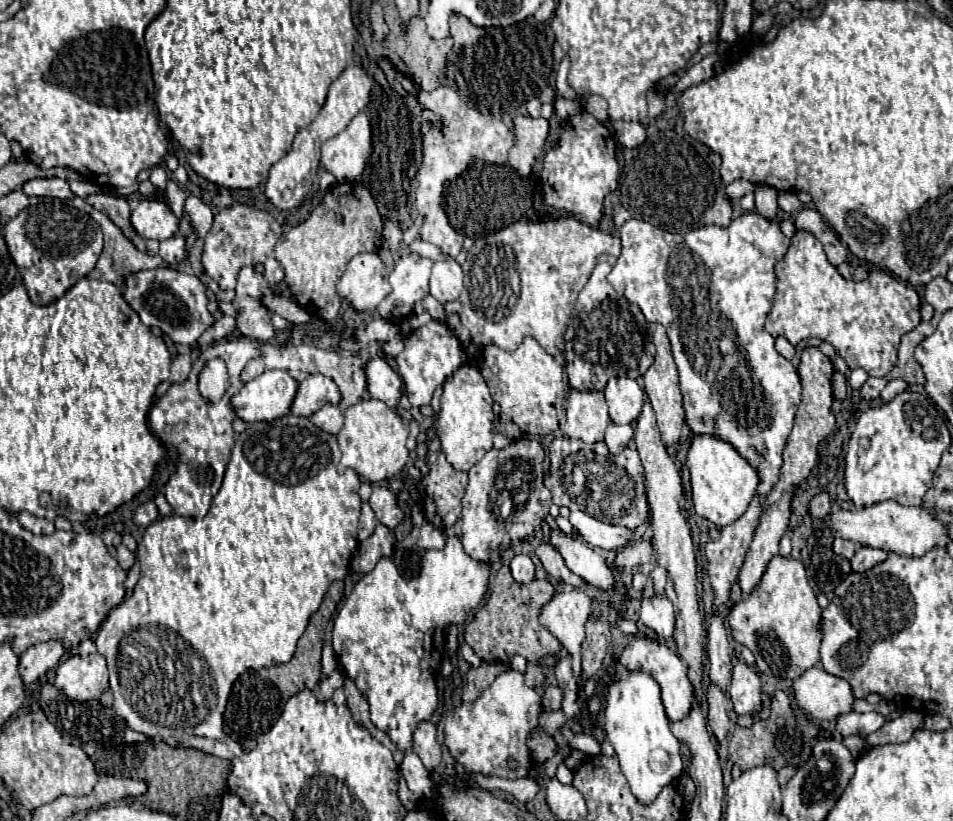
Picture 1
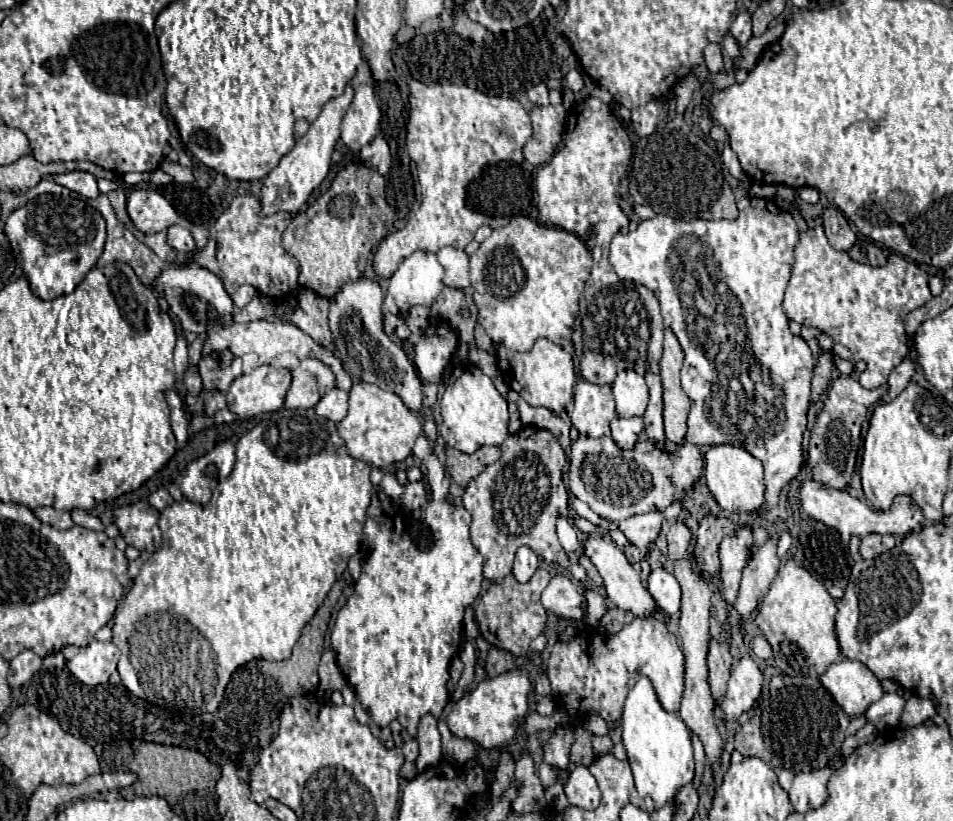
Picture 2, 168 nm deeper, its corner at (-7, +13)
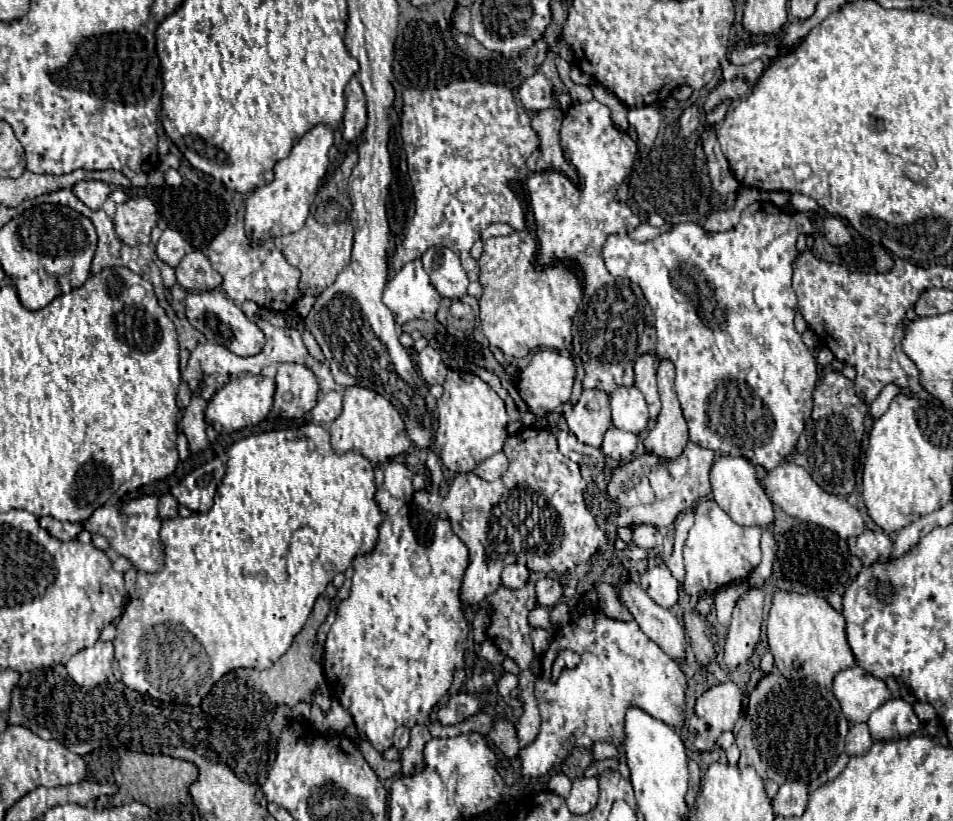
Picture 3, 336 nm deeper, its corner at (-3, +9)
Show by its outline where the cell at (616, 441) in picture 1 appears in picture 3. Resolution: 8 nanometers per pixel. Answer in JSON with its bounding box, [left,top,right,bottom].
[602,428,638,460]

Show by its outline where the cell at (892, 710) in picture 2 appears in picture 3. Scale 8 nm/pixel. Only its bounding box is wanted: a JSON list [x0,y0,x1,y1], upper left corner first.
[868,698,920,740]

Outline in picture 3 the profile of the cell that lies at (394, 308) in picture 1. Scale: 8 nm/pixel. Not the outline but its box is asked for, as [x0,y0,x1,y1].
[382,260,442,324]

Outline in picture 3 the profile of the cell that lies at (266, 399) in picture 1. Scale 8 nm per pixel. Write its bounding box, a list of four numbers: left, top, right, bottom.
[206,374,276,434]

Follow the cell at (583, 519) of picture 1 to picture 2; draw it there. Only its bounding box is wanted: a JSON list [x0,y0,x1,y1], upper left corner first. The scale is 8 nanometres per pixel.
[618,502,682,548]

